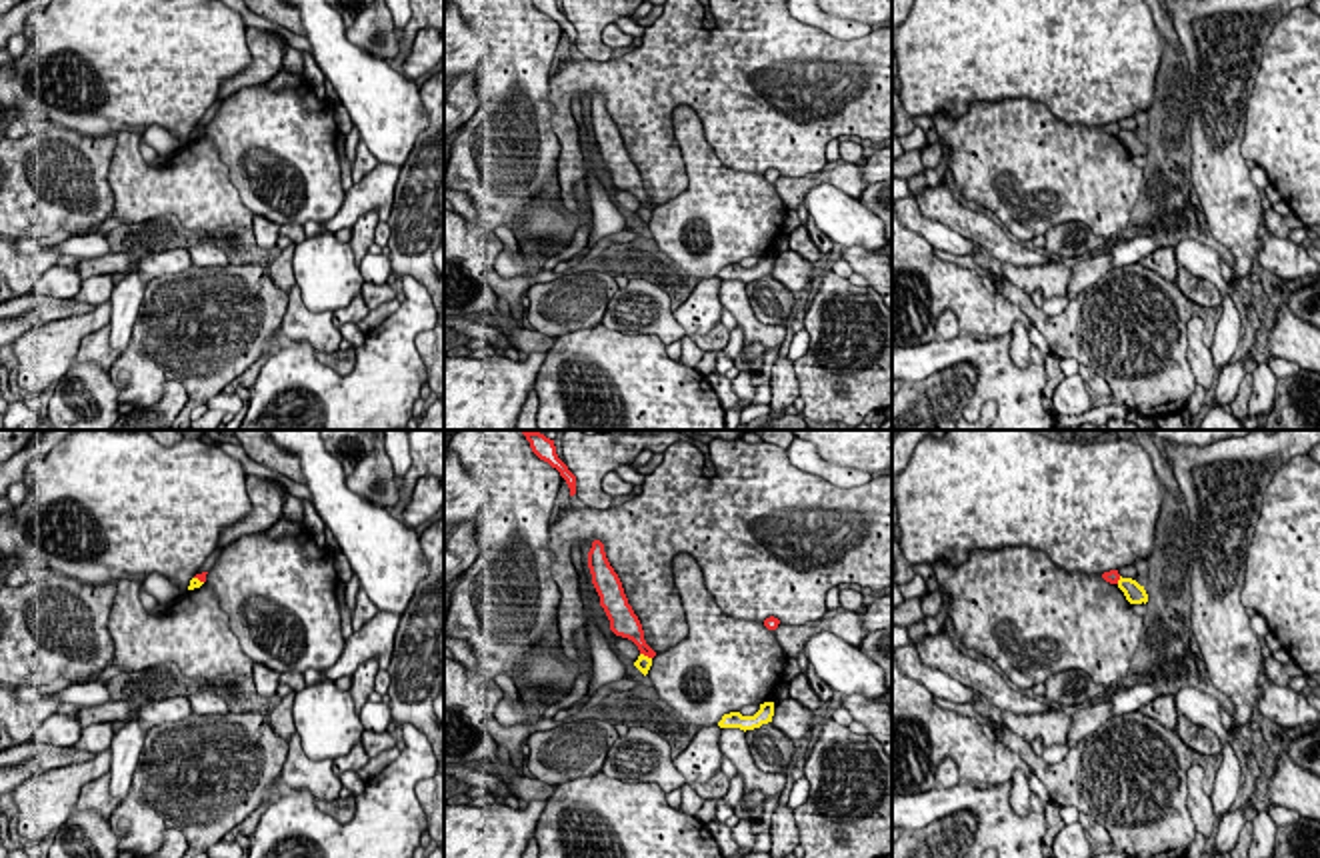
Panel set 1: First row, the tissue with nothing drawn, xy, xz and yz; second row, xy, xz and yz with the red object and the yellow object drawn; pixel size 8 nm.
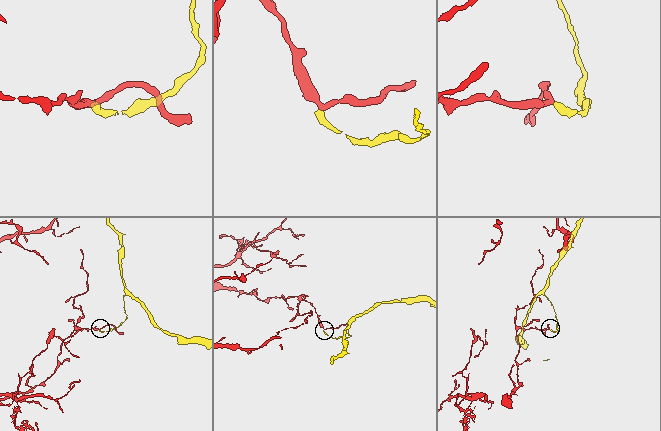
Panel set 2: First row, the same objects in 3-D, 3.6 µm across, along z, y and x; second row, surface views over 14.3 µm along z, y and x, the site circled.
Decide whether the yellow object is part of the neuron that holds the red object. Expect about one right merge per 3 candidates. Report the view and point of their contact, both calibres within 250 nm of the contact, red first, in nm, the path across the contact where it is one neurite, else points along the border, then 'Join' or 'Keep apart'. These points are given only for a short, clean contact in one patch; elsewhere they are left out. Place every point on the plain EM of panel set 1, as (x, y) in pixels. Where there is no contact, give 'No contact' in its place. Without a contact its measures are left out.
Touches red at xz (646, 206). Thickness 170 nm (red) against 120 nm. Boundary: xz (640, 204), (650, 210). Keep apart

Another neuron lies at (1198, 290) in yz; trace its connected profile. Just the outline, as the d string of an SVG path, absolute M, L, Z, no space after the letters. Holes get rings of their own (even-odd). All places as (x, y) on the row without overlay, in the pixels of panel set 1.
M1178 268L1176 284L1180 292L1194 304L1204 308L1216 308L1222 304L1224 296L1218 286L1206 278L1192 276L1186 268Z

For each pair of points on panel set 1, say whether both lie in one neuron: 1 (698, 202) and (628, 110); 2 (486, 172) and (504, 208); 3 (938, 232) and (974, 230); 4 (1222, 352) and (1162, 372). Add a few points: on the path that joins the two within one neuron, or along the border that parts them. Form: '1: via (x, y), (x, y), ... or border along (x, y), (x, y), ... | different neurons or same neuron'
1: border along (678, 142), (686, 186), (656, 206) | different neurons
2: via (486, 180), (486, 190), (496, 200) | same neuron
3: border along (916, 204), (926, 216), (944, 222), (972, 242) | different neurons
4: border along (1220, 304), (1222, 316), (1210, 348) | different neurons

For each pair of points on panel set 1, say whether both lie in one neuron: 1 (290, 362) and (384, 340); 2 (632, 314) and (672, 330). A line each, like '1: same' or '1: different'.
1: same
2: same

